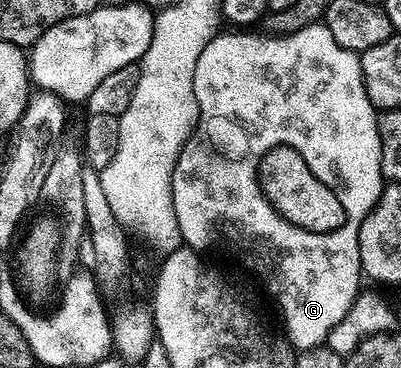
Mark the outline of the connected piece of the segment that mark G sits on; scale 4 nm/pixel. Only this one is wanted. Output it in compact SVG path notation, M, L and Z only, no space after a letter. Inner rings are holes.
M324 22L312 23L303 29L299 29L290 35L245 35L249 33L237 33L241 35L225 35L218 33L199 53L199 61L195 61L195 101L199 105L199 117L197 127L193 130L191 138L185 142L179 153L179 161L173 170L173 204L175 205L175 217L179 221L179 229L184 246L194 249L205 249L208 243L217 243L221 238L230 239L241 251L246 251L245 263L258 275L265 279L265 287L273 294L275 302L281 306L281 315L285 318L285 331L290 344L298 352L306 351L311 347L318 347L328 340L331 329L343 319L347 309L357 300L359 288L357 285L363 280L361 258L359 257L359 229L367 217L367 213L373 208L375 201L381 196L383 180L381 178L381 146L379 145L379 129L377 128L378 108L369 100L369 94L365 88L365 78L361 72L361 57L358 52L351 49L343 49L335 37L331 37L331 29L327 29ZM272 147L293 147L301 154L303 161L307 161L307 169L339 197L339 205L343 205L345 220L339 229L327 233L308 234L298 228L289 226L286 219L281 218L278 211L269 204L262 187L257 183L257 166L263 157L263 153Z

